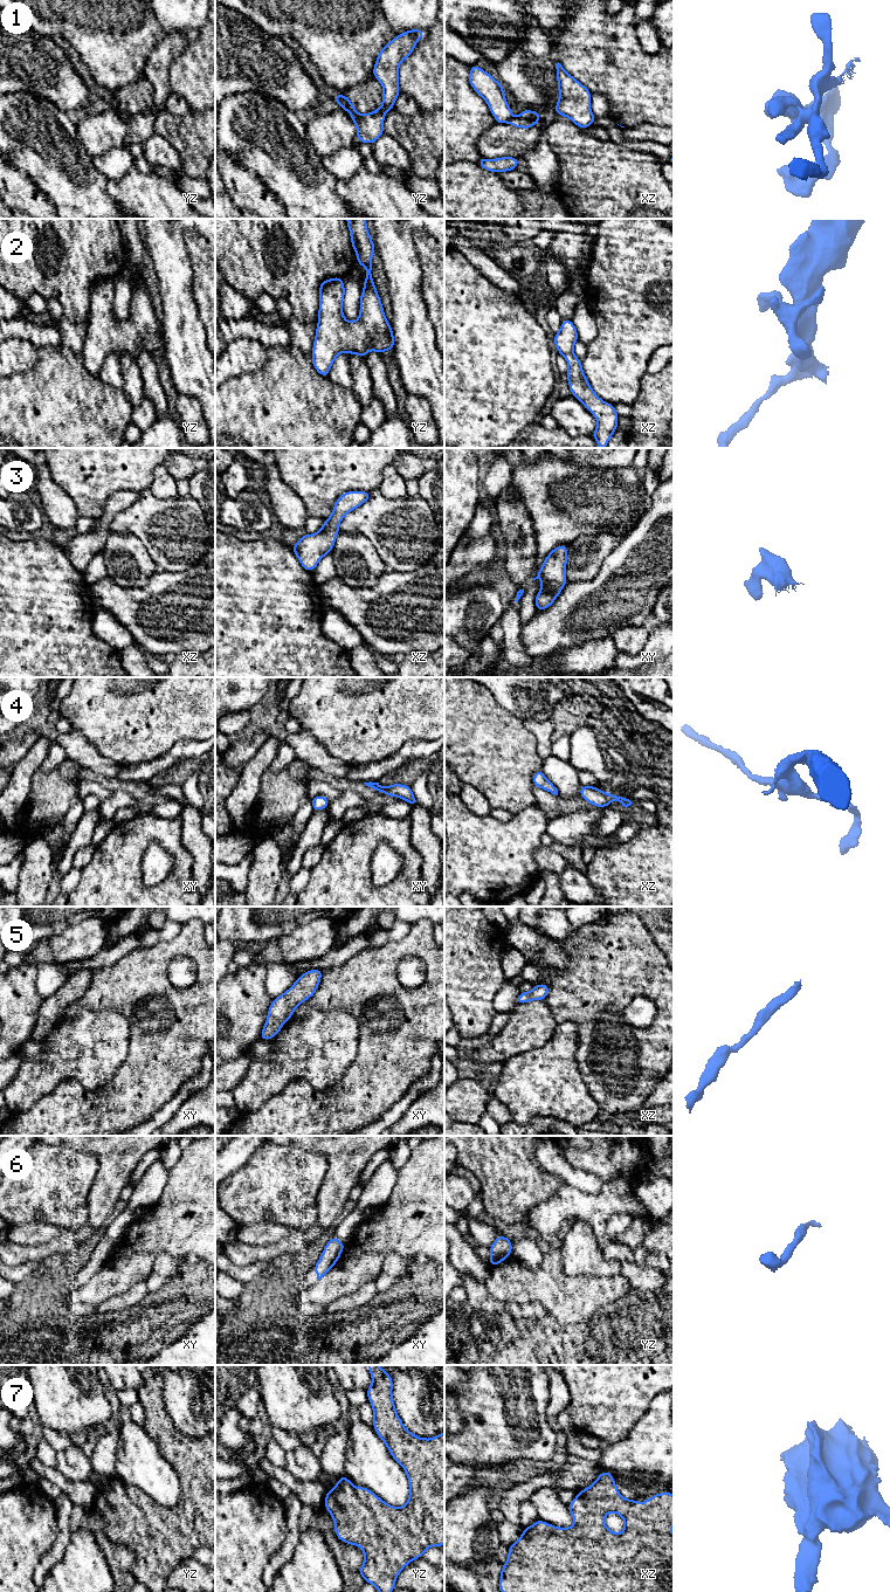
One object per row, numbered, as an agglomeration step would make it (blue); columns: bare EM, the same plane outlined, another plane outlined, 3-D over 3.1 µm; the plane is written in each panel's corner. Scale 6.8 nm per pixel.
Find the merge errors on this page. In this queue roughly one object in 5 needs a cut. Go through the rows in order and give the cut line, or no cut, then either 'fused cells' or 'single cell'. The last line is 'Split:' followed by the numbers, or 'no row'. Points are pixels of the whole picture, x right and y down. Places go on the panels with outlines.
1: yz (344, 96), (347, 107), (354, 112) | fused cells
2: no cut | single cell
3: no cut | single cell
4: no cut | single cell
5: no cut | single cell
6: no cut | single cell
7: no cut | single cell
Split: 1

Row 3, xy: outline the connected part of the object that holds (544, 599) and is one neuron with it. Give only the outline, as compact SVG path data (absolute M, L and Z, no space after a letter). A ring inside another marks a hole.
M559 545L549 553L541 568L538 571L538 576L532 579L540 579L543 581L539 593L534 599L537 611L550 607L566 585L566 563L567 545Z

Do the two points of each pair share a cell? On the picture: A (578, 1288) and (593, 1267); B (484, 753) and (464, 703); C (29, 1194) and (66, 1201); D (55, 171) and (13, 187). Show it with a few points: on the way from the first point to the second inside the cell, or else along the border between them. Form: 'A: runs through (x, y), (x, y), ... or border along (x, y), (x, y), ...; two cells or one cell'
A: border along (561, 1262), (563, 1270), (568, 1275), (614, 1275); two cells
B: runs through (480, 741), (464, 725), (464, 716); one cell
C: runs through (39, 1194), (53, 1194), (56, 1198); one cell
D: border along (12, 163), (49, 200); two cells

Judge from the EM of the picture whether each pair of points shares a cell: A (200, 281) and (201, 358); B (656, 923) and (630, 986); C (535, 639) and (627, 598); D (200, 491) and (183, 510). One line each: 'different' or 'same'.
A: different
B: different
C: same
D: different

